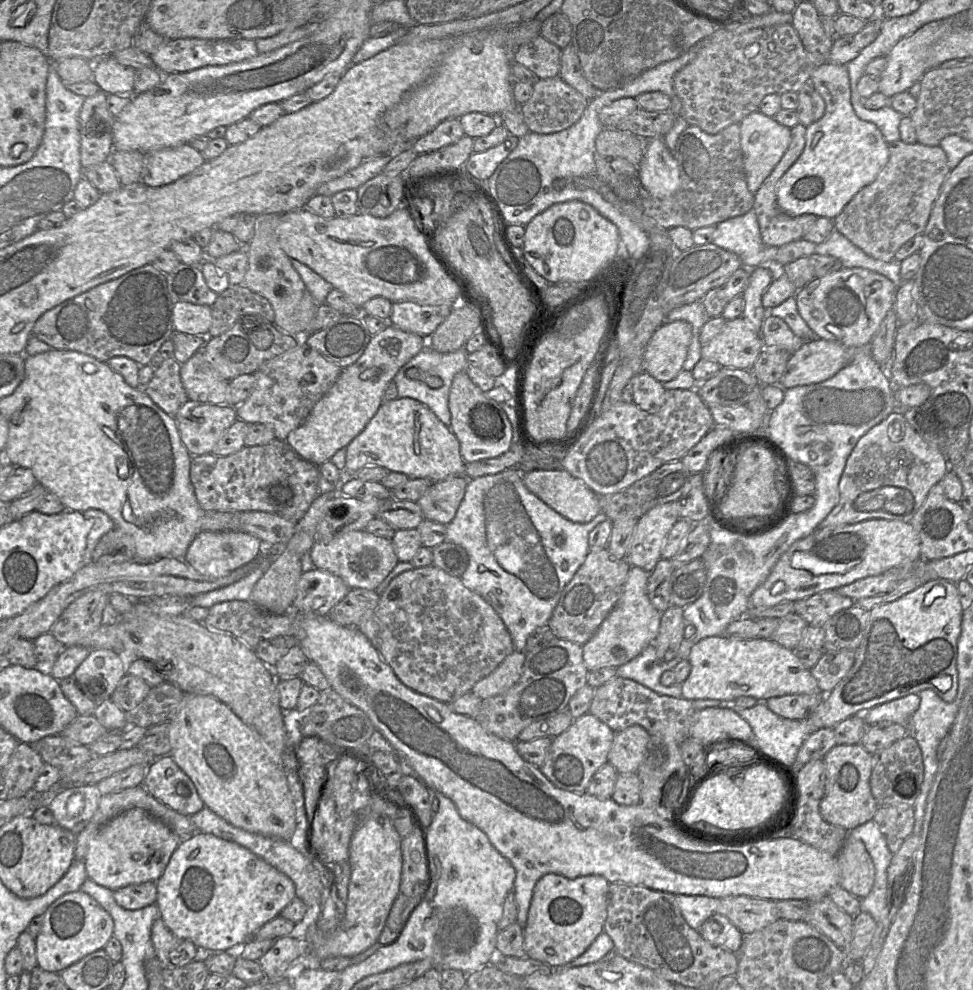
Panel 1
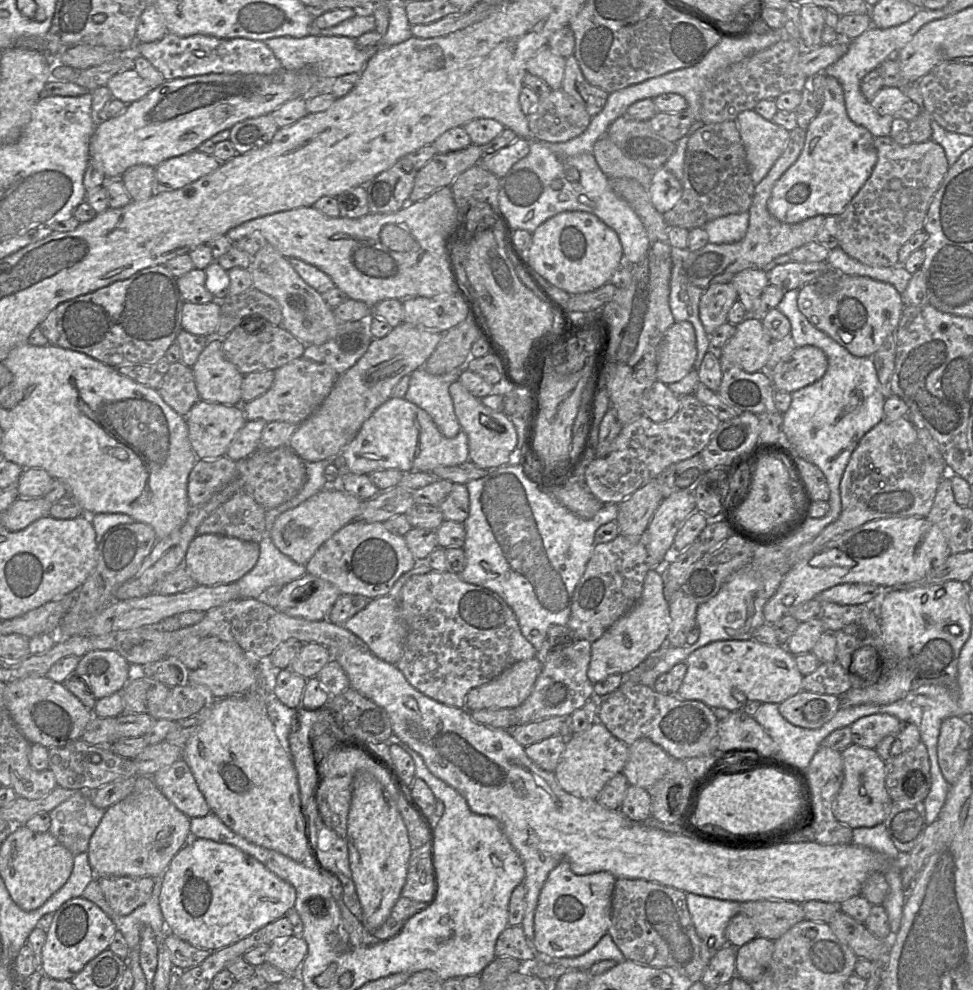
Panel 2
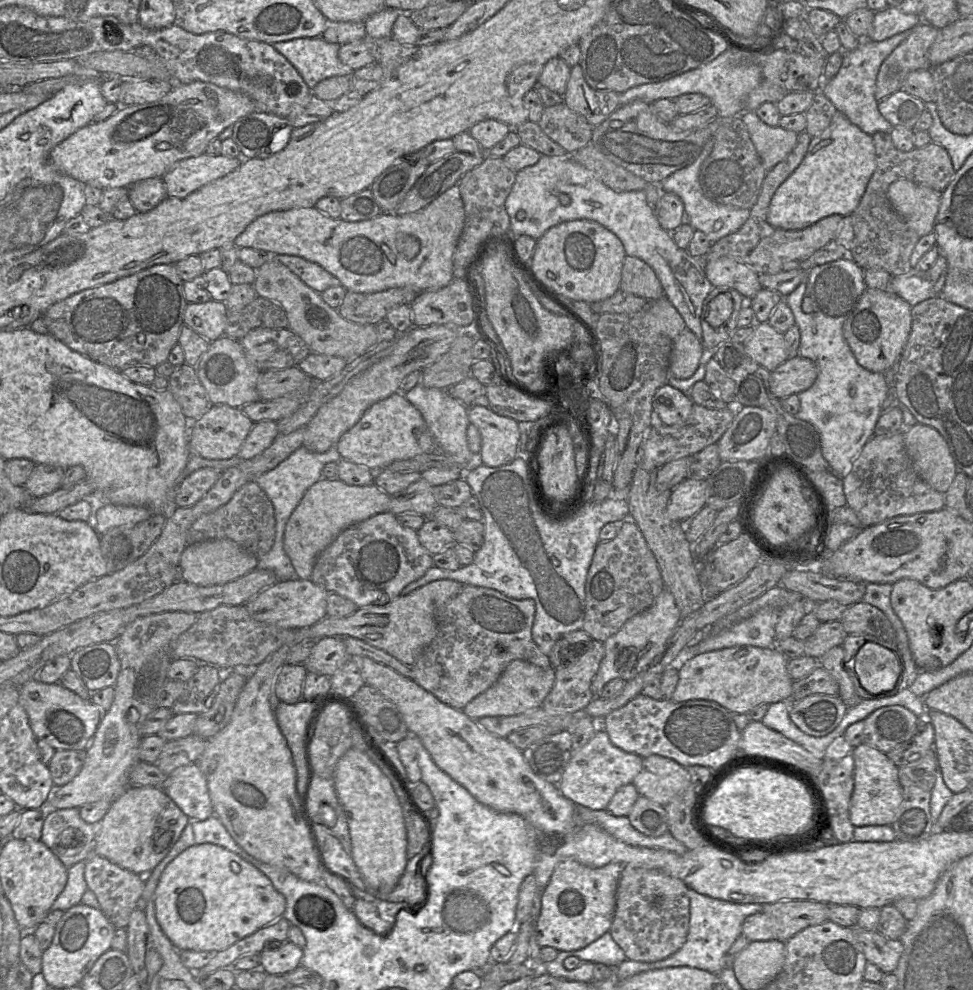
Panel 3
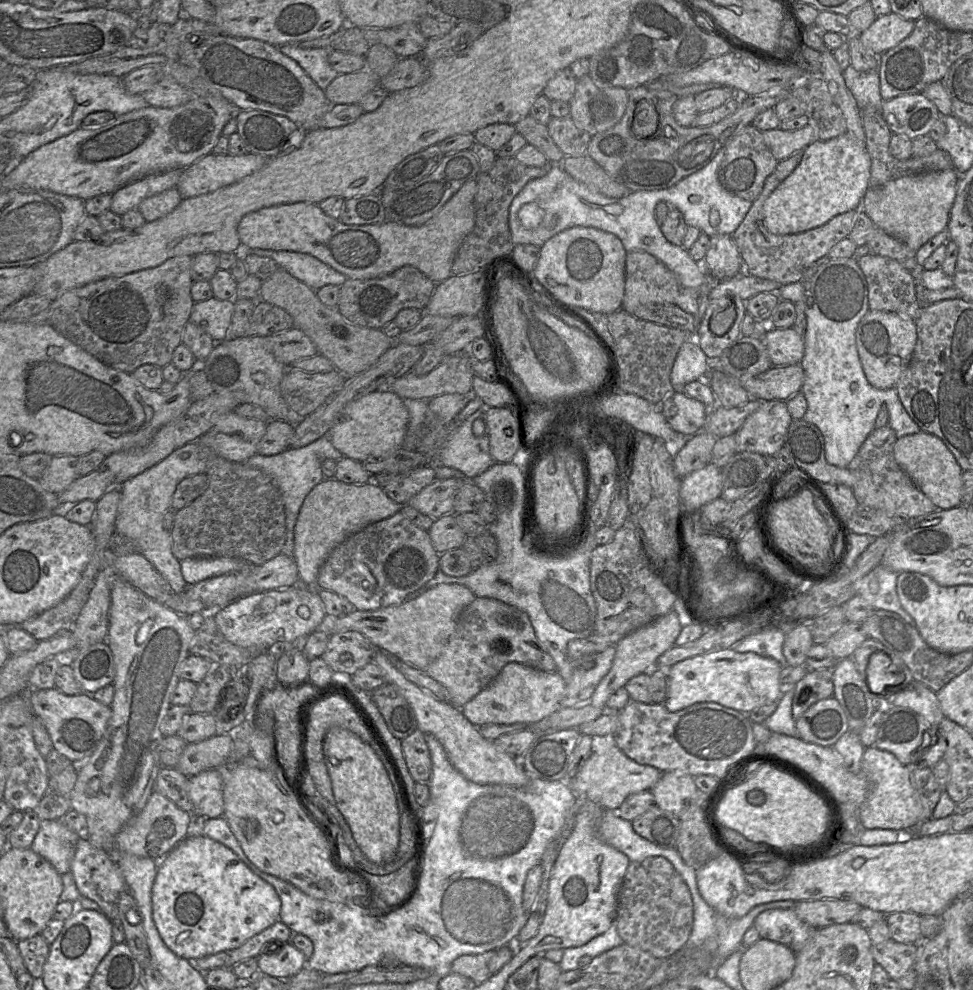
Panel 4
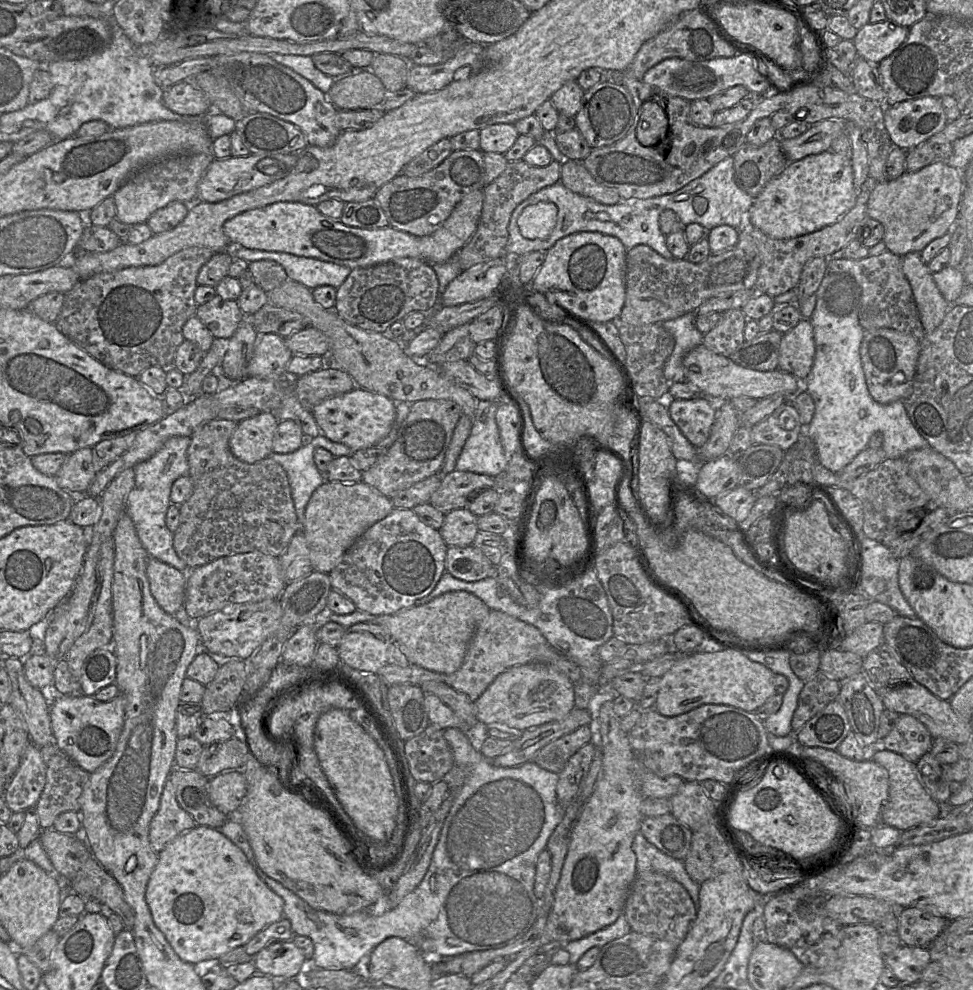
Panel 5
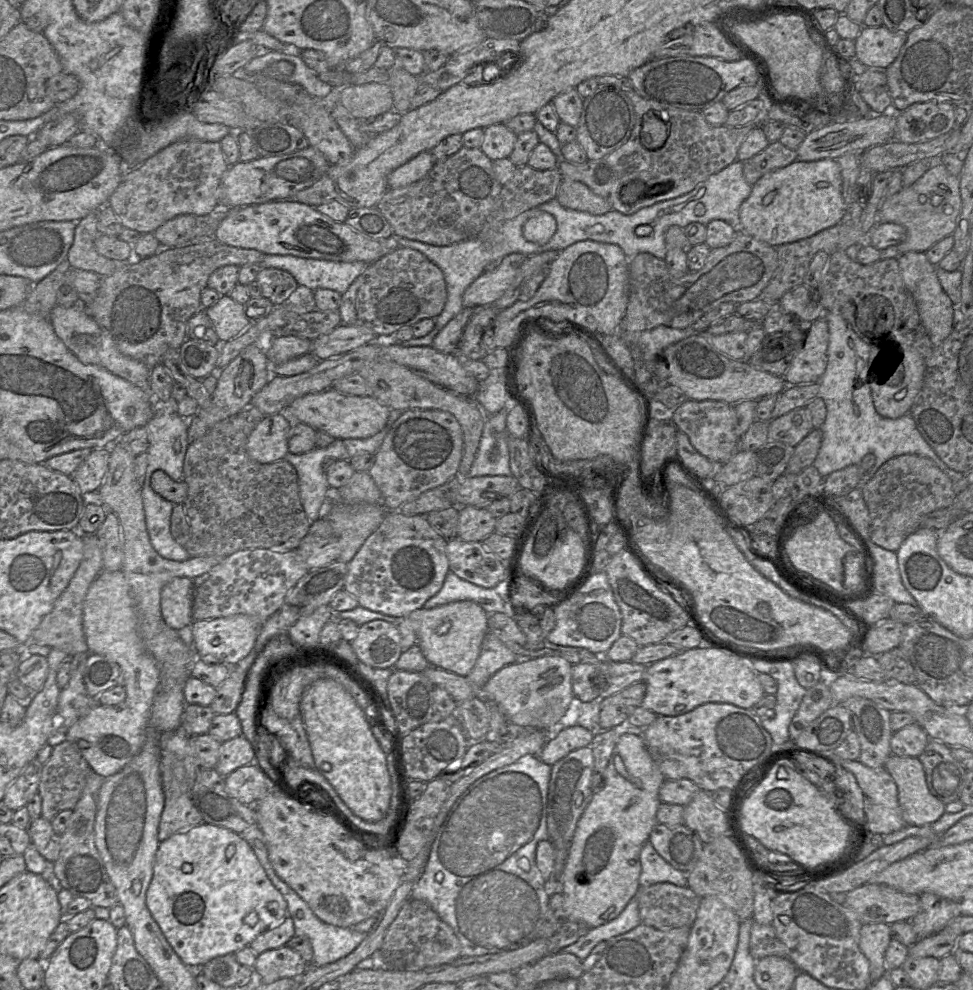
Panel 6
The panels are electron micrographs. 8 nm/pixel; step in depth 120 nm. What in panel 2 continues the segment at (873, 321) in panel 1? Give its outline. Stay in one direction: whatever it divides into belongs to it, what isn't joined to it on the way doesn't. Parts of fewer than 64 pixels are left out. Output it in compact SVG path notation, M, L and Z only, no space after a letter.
M847 274L841 275L835 290L828 297L818 295L814 283L803 285L797 306L812 325L850 354L866 358L878 351L888 336L895 335L904 309L901 294L891 284Z

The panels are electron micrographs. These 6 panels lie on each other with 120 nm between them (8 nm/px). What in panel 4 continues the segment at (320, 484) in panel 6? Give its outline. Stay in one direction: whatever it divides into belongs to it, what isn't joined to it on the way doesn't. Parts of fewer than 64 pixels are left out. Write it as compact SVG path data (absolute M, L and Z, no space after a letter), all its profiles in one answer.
M326 434L306 446L300 448L289 447L285 451L271 456L256 454L244 462L246 466L270 475L280 490L286 517L286 540L281 554L291 558L294 557L294 528L296 520L308 493L325 479L321 470L321 463L325 459L337 461L342 456L343 454L333 446L328 434Z

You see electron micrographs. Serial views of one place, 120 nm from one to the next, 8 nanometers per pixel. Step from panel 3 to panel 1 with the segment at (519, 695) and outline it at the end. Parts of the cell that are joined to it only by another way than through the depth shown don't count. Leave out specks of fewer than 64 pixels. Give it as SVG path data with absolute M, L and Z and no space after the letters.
M514 651L493 672L478 681L472 693L482 700L504 693L520 679L524 661L524 651Z

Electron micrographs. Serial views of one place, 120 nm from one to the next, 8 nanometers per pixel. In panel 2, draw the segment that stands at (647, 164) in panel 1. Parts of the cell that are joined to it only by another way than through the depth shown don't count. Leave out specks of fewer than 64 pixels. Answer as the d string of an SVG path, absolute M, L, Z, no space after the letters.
M664 166L652 173L648 193L656 210L664 214L671 210L682 196L682 184Z

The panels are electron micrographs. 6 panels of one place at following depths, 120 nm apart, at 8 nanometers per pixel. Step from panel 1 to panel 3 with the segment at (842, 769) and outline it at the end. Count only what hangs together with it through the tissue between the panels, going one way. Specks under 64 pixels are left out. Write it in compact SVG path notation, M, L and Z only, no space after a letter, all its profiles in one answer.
M861 743L853 749L854 789L850 799L849 816L854 827L891 825L902 802L903 787L896 766L885 753Z

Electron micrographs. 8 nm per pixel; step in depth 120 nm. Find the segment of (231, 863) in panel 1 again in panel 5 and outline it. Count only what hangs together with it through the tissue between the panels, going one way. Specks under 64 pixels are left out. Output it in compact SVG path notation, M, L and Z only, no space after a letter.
M204 825L184 831L159 853L145 898L155 925L173 950L198 969L210 967L224 954L244 946L284 915L284 900L258 876L244 852L219 829Z

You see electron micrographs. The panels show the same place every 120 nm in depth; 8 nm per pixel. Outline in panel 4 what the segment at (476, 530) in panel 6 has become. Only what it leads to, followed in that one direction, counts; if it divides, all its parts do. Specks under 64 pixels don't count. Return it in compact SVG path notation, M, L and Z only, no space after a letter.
M455 513L435 519L428 530L428 534L432 546L439 554L447 550L460 548L467 537L457 524Z

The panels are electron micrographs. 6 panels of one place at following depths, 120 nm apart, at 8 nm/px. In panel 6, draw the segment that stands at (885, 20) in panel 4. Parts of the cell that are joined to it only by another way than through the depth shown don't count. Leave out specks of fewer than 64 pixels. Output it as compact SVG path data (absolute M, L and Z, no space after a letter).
M883 25L863 26L854 40L855 58L868 68L886 69L897 58L906 40L906 33L892 32Z

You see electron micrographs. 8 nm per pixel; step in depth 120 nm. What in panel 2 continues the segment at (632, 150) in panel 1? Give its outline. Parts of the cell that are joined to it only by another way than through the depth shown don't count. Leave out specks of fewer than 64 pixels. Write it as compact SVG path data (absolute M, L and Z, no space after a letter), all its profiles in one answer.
M607 136L594 144L592 155L608 179L633 179L648 191L653 172L643 164L627 158Z

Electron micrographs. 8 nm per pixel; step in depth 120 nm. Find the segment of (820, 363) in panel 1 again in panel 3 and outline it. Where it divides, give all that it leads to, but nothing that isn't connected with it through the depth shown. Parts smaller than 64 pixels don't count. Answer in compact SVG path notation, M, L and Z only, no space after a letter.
M799 355L791 356L770 372L769 390L780 400L809 389L817 378L815 363Z

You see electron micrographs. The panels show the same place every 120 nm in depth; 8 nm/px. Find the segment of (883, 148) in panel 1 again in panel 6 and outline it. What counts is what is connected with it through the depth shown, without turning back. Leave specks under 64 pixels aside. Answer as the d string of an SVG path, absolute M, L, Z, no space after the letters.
M796 160L763 175L752 186L749 197L740 206L738 227L750 236L777 247L835 226L846 212L841 170L837 160Z

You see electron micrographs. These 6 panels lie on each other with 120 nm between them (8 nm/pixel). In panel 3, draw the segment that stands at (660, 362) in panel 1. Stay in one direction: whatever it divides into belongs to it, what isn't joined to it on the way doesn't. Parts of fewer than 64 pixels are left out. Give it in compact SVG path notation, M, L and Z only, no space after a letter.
M686 327L674 340L670 354L669 374L677 379L690 378L704 357L704 346Z

